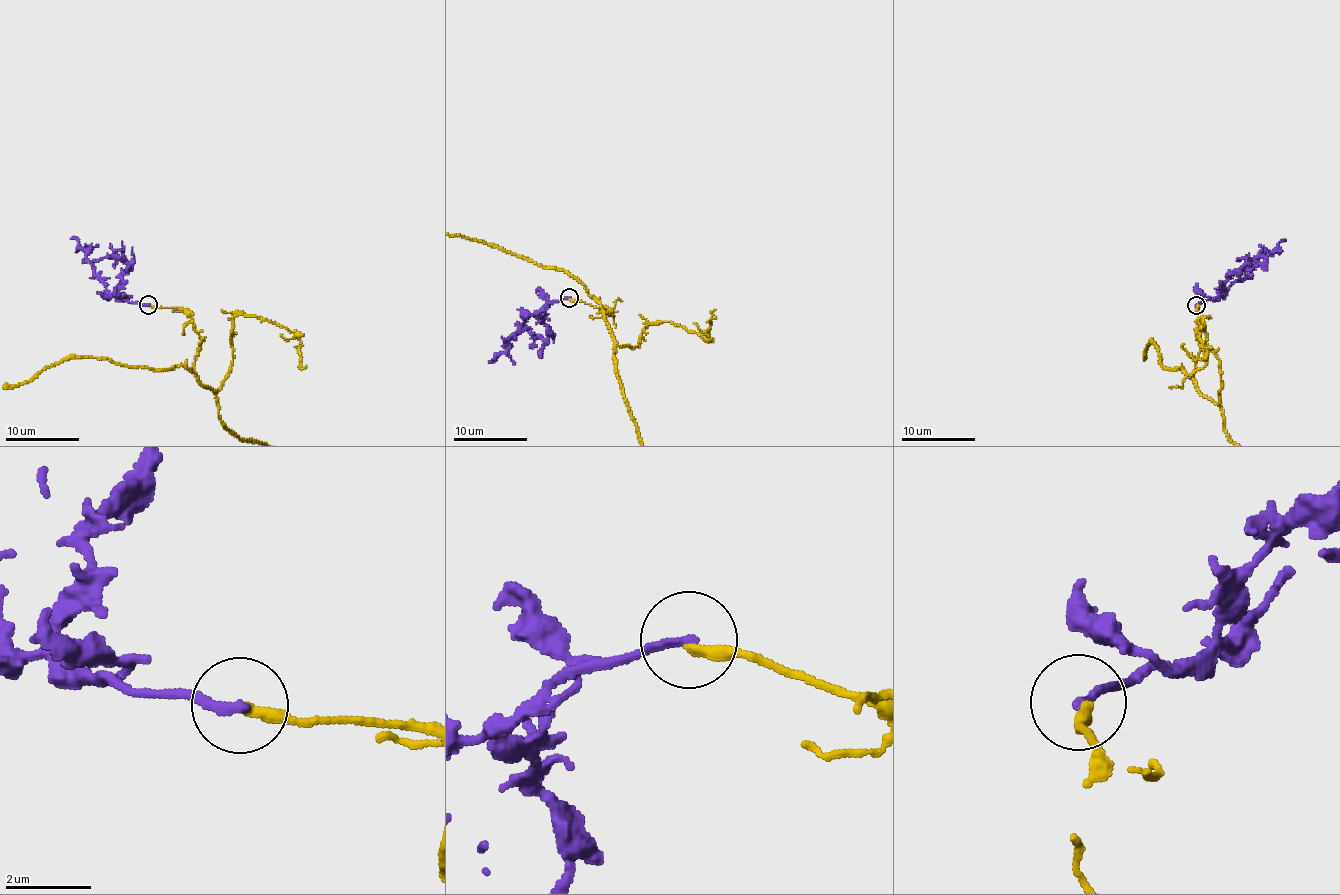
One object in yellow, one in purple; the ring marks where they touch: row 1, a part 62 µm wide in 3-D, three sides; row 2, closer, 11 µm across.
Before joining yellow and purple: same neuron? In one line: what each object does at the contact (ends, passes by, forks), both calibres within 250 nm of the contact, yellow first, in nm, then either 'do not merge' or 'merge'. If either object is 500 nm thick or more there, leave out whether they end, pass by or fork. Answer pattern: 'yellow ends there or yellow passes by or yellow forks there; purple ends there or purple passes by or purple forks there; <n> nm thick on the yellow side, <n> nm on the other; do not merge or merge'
yellow ends there; purple ends there; 280 nm thick on the yellow side, 240 nm on the other; do not merge

